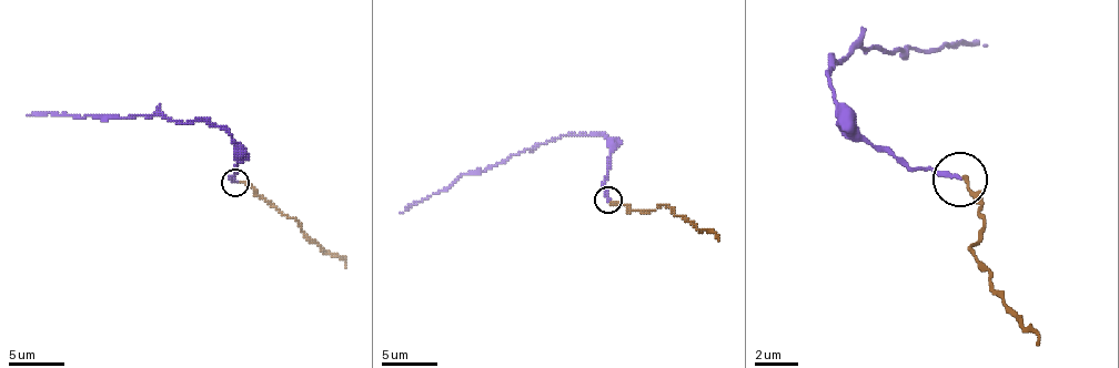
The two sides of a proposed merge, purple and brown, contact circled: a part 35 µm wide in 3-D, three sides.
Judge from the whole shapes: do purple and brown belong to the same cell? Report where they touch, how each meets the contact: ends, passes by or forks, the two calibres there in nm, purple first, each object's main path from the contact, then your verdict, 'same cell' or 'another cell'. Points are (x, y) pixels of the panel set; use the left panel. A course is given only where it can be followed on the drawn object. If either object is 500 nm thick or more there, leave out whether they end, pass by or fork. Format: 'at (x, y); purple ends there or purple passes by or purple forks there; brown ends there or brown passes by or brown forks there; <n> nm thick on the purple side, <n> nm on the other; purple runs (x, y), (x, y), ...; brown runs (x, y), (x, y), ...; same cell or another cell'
at (235, 182); purple ends there; brown ends there; 190 nm thick on the purple side, 190 nm on the other; purple runs (234, 182), (238, 145), (227, 129), (204, 121), (179, 123), (162, 115), (27, 115); brown runs (238, 182), (245, 182), (295, 221), (325, 251), (336, 254), (345, 267); same cell

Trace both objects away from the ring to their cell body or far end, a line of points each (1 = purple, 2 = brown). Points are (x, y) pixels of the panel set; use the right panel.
1: (958, 177), (904, 166), (844, 106), (833, 58), (838, 63), (854, 47), (930, 52), (964, 41), (986, 47)
2: (964, 177), (986, 222), (969, 254), (1040, 347)

